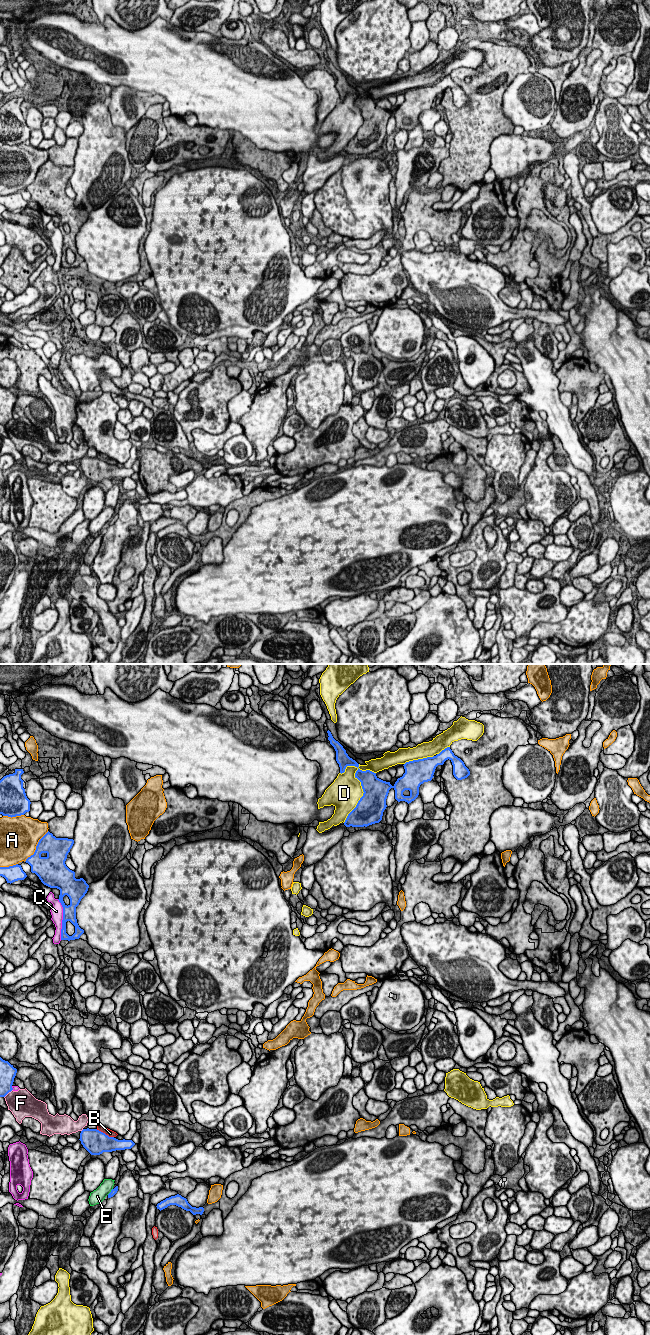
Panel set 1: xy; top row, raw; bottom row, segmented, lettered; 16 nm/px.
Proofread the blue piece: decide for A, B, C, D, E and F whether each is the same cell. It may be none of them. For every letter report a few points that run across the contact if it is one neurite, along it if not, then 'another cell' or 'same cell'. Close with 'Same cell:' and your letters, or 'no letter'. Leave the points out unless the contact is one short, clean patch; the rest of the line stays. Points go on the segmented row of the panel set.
A: another cell
B: another cell
C: another cell
D: another cell
E: line xy (112, 1188), (107, 1194); another cell
F: another cell
Same cell: no letter

